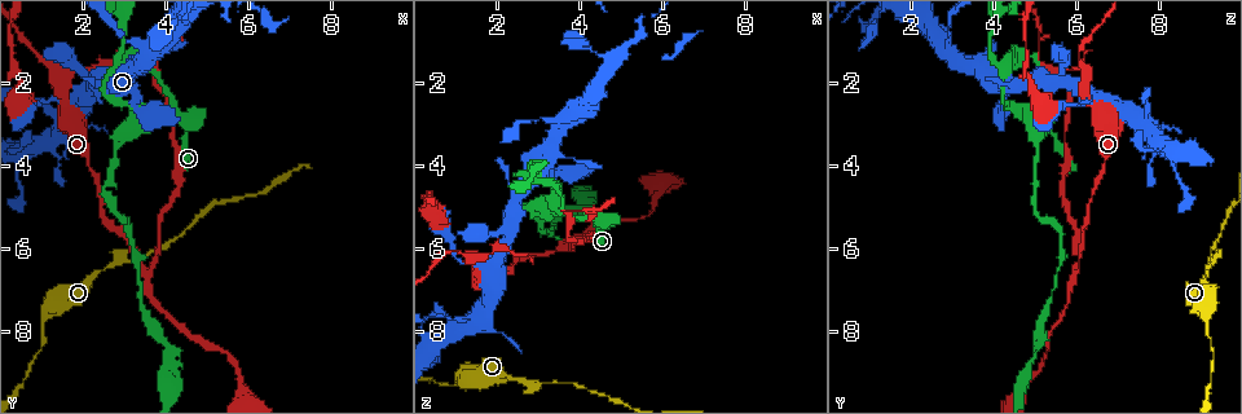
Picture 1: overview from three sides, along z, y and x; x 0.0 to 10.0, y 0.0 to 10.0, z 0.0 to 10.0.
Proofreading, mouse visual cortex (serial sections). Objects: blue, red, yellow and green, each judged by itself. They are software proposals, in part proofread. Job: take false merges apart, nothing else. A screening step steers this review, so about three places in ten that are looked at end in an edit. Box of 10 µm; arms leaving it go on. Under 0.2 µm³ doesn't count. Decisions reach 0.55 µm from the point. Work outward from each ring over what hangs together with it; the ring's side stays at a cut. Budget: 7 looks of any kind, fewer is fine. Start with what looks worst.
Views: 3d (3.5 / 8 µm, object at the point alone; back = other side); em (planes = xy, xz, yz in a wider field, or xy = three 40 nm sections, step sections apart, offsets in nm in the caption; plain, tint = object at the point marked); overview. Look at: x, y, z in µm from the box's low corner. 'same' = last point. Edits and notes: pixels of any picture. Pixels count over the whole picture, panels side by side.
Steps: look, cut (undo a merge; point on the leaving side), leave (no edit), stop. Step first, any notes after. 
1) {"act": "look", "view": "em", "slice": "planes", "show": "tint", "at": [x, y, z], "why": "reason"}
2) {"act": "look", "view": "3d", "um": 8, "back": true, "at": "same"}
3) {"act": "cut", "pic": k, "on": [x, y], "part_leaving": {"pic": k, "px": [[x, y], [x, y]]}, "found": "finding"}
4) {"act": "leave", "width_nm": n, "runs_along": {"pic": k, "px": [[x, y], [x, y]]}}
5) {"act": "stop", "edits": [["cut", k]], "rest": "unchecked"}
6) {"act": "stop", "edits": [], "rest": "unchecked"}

{"act": "look", "view": "3d", "um": 3.5, "at": [3.45, 6.50, 6.05], "why": "arms part here"}

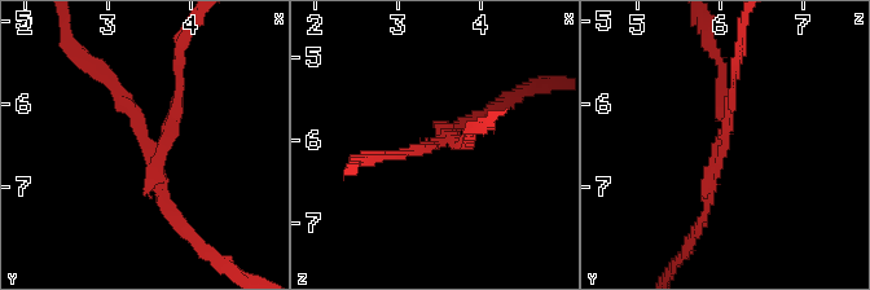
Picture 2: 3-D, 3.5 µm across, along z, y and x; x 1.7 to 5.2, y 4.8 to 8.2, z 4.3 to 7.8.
{"act": "look", "view": "em", "slice": "xy", "step": 5, "show": "tint", "at": [3.50, 6.50, 6.10], "arms": 3, "arm_widths_nm": [100, 100, 200]}

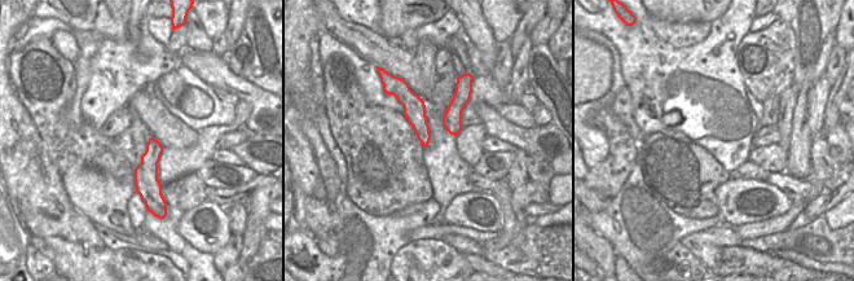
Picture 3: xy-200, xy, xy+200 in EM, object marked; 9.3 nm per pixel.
{"act": "cut", "pic": 2, "on": [719, 99], "part_leaving": {"pic": 2, "px": [[159, 149], [179, 101], [183, 34]]}, "found": "a second cell is stuck on"}

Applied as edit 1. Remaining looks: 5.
{"act": "look", "view": "3d", "um": 3.5, "at": [4.10, 2.35, 5.25], "why": "sudden change in width"}

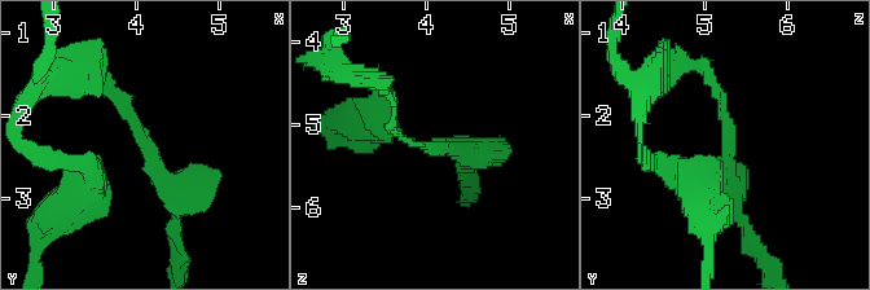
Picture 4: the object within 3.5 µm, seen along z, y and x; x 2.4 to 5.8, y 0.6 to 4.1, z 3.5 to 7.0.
{"act": "leave", "found": "all the same cell"}

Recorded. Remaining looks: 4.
{"act": "look", "view": "3d", "um": 8, "at": [3.30, 6.30, 9.25], "why": "a narrow waist"}

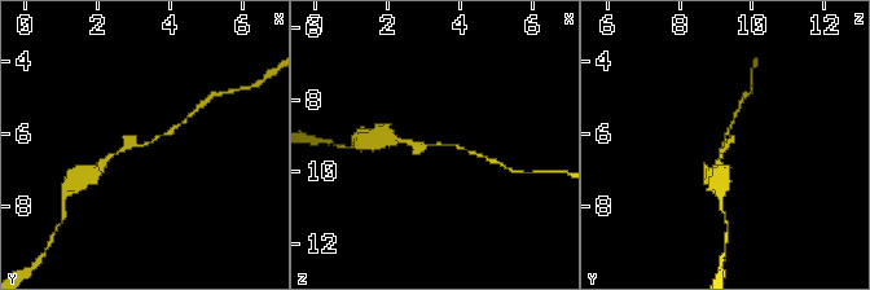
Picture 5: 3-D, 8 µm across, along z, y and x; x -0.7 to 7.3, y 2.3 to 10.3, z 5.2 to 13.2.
{"act": "look", "view": "3d", "um": 3.5, "back": true, "at": "same", "why": "closer look"}

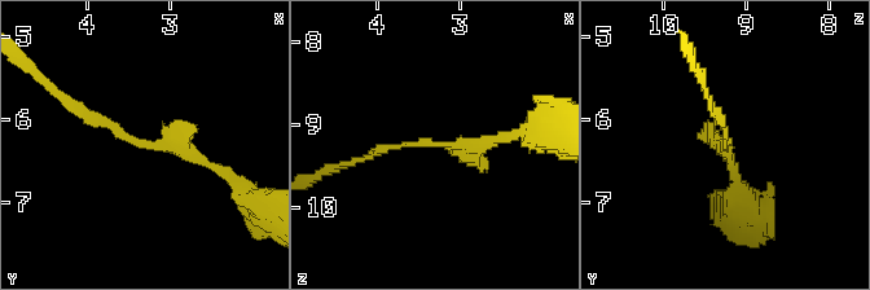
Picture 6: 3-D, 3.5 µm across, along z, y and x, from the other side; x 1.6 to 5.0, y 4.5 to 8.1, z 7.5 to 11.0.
{"act": "look", "view": "em", "slice": "xy", "step": 1, "show": "tint", "at": [3.25, 6.35, 9.25], "why": "need the tissue"}

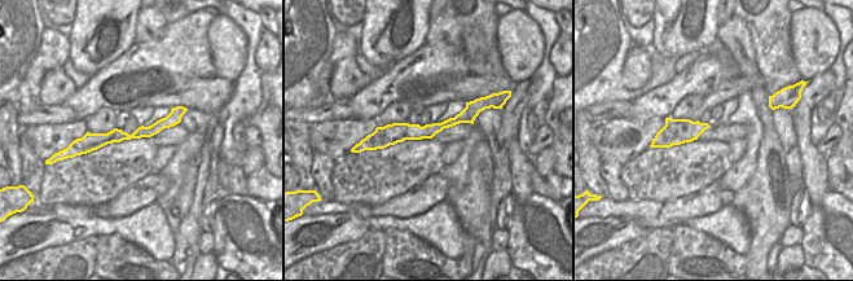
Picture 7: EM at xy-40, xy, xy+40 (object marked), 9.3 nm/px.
{"act": "leave", "arm_widths_nm": [100, 150], "runs_along": {"pic": 6, "px": [[229, 178], [185, 149], [118, 137], [78, 106]]}, "found": "one cell here"}

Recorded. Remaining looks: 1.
{"act": "stop", "edits": [["cut", 2]], "rest": "unchecked"}

